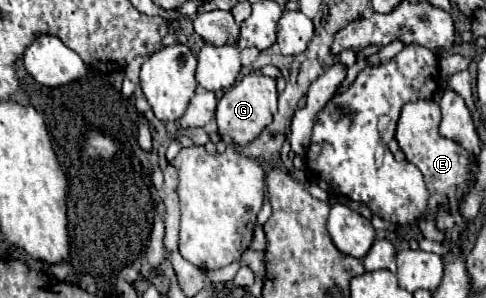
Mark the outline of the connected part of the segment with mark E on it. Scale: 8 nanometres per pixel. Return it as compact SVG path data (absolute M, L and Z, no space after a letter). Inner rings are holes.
M418 100L418 102L410 102L402 108L400 120L398 120L398 128L396 128L396 140L400 144L400 150L404 152L406 160L416 164L416 168L420 168L426 188L428 188L428 204L426 210L420 218L416 218L410 224L394 224L394 234L400 240L418 240L420 238L420 230L418 224L428 220L430 216L436 216L436 212L440 212L440 208L436 208L436 204L440 204L440 200L444 200L444 196L448 196L448 208L452 208L452 204L456 204L456 200L452 200L452 192L456 192L456 188L460 188L460 184L464 184L464 176L468 176L468 152L464 152L464 148L460 148L460 144L456 144L456 140L448 140L446 136L440 136L440 106L434 100Z

